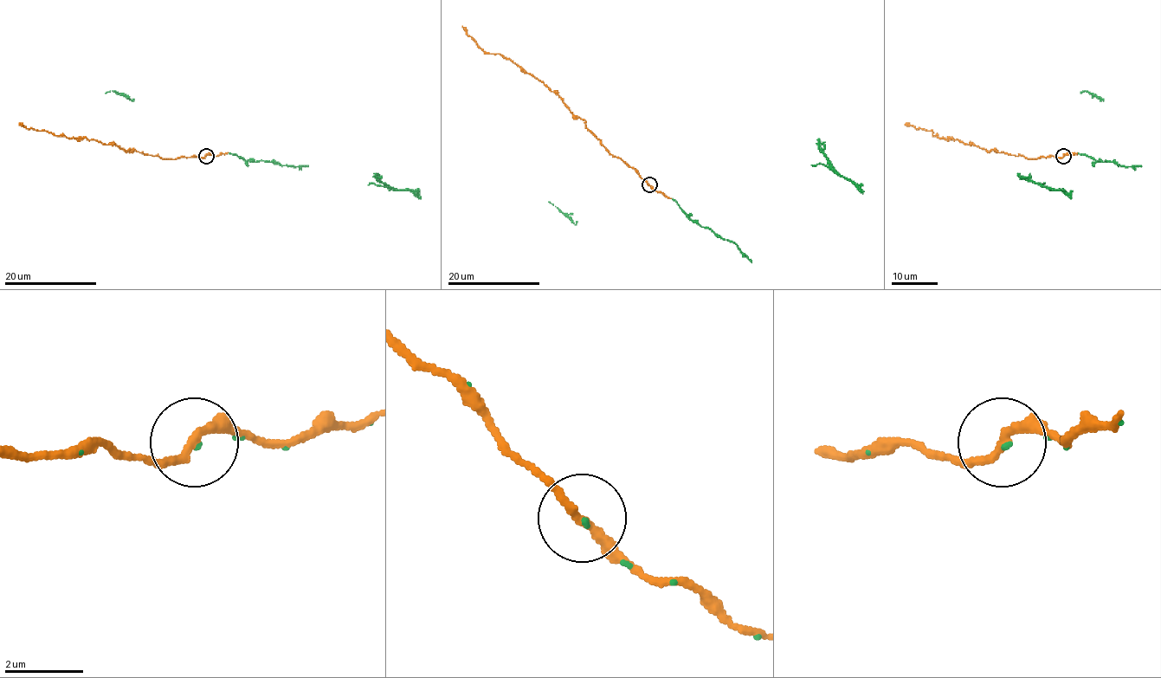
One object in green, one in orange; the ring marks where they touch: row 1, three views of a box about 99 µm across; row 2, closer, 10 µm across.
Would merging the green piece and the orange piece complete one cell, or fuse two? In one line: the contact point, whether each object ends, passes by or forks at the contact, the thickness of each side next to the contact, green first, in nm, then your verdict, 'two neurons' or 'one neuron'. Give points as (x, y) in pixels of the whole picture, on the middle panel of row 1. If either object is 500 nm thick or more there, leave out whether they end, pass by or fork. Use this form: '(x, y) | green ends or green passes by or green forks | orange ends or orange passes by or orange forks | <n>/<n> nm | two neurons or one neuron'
(649, 184) | green ends | orange passes by | 50/240 nm | one neuron

